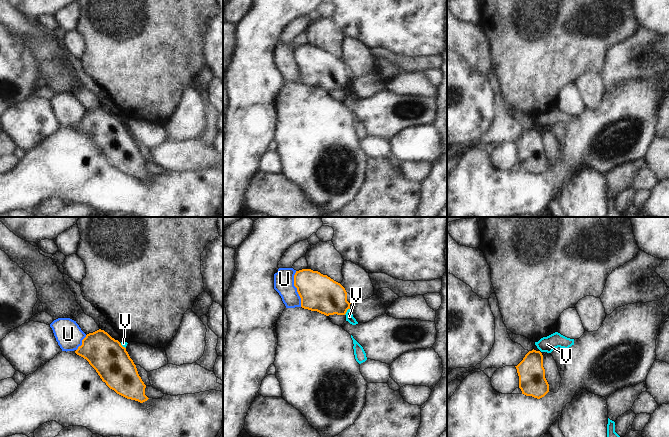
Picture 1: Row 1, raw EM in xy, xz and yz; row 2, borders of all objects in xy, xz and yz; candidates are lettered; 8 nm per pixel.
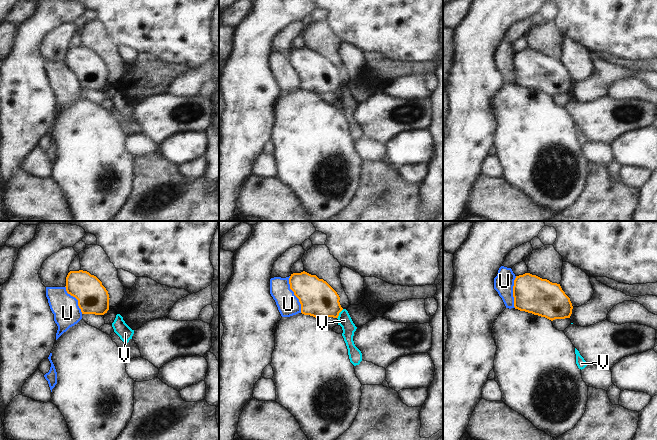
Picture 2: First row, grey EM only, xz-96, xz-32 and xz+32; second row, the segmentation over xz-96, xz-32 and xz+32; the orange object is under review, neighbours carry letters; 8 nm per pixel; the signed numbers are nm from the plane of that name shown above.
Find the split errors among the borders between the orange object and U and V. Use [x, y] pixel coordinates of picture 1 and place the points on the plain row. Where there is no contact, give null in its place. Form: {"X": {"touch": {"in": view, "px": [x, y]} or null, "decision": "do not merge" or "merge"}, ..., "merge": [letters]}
{"U": {"touch": {"in": "xz", "px": [297, 65]}, "decision": "do not merge"}, "V": {"touch": {"in": "xz", "px": [346, 87]}, "decision": "do not merge"}, "merge": []}

